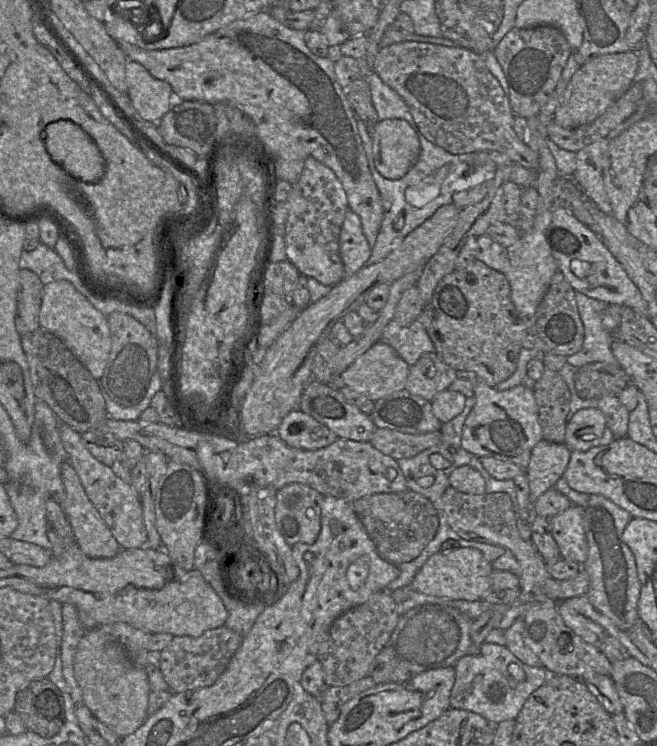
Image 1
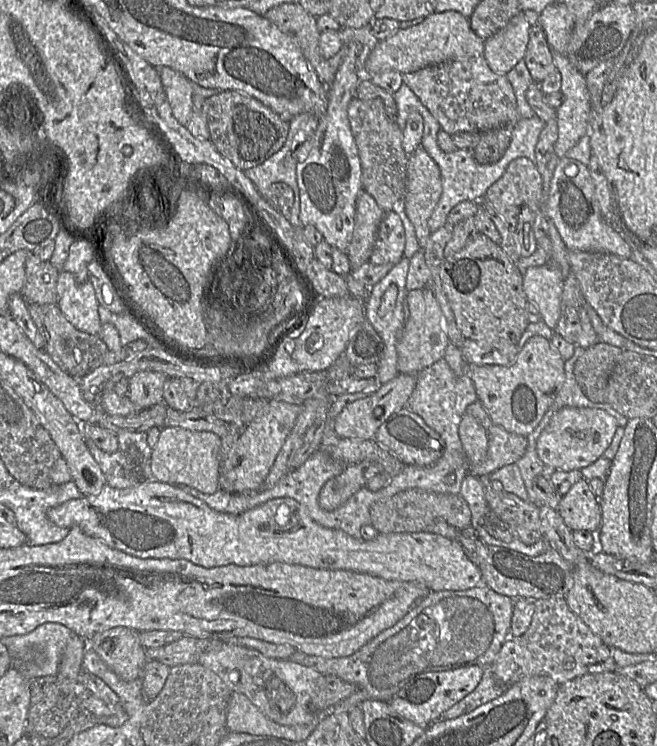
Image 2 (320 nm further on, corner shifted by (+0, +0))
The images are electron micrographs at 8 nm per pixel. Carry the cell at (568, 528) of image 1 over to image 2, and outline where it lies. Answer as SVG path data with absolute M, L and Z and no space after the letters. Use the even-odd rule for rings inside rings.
M586 479L576 482L562 496L558 512L572 531L597 532L602 522L599 499L592 492Z

